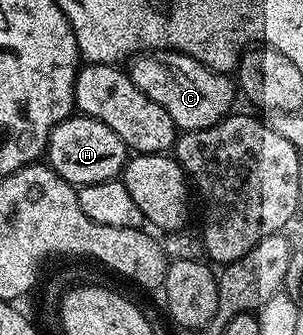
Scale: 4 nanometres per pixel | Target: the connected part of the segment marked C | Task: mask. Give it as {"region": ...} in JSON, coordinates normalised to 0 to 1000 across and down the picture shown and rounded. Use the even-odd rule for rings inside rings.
{"region":[[[475,152],[429,173],[426,227],[432,245],[505,307],[531,307],[558,331],[581,388],[686,385],[733,361],[766,334],[762,310],[782,290],[782,254],[752,221],[710,218],[650,176],[607,158],[561,152]]]}

